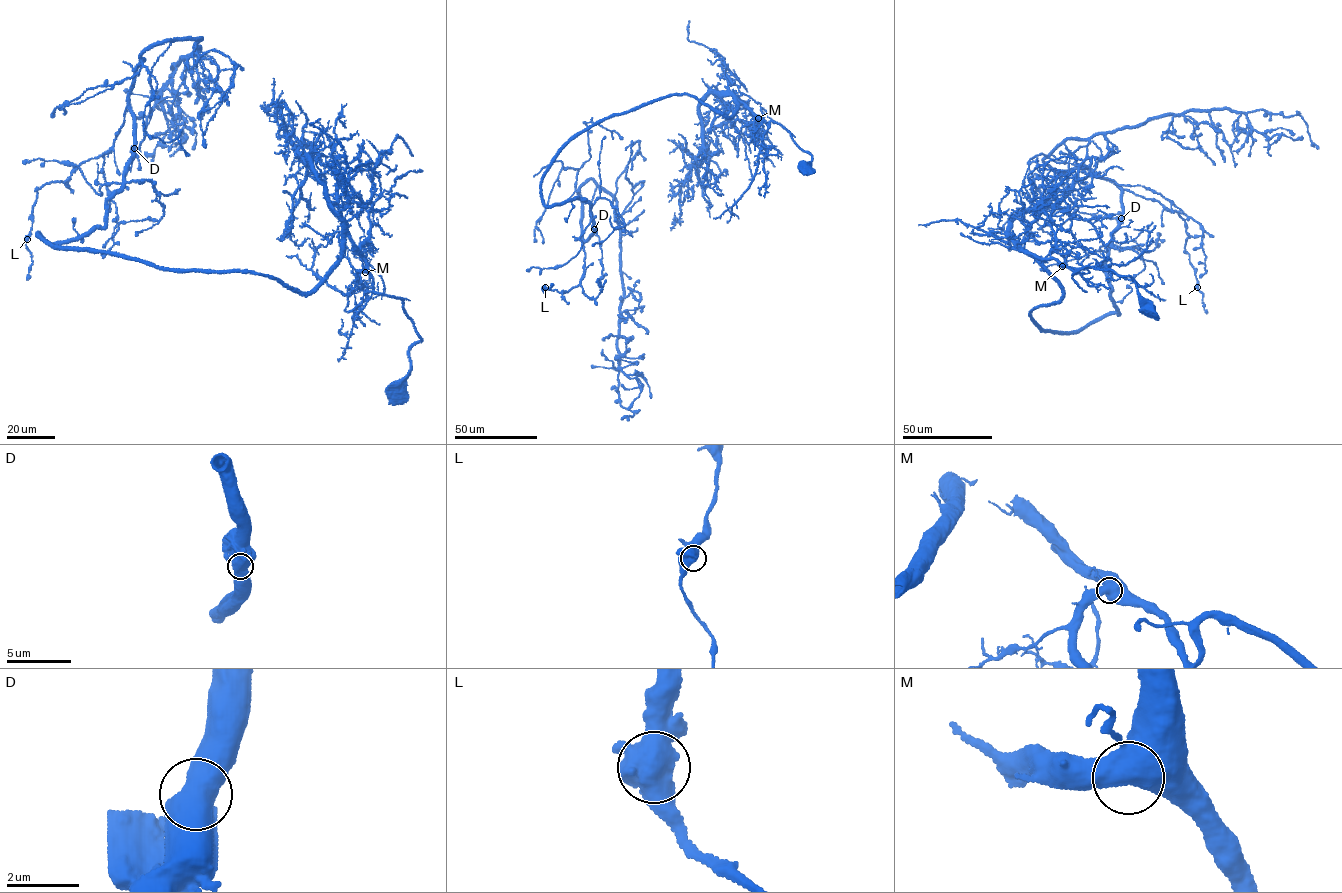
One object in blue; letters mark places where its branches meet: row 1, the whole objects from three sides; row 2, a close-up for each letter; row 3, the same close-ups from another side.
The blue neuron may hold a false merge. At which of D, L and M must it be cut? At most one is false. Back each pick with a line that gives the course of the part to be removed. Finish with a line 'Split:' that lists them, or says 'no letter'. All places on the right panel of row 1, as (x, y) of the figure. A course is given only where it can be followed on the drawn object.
Split: no letter

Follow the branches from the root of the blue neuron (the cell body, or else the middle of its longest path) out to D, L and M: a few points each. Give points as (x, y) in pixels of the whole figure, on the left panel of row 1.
D: (400, 389), (422, 339), (346, 234), (304, 292), (37, 236), (103, 226), (133, 148)
L: (400, 389), (422, 339), (346, 234), (304, 292), (37, 236), (104, 226), (128, 107), (37, 189), (27, 239)
M: (400, 389), (410, 372), (410, 349), (422, 339), (404, 309), (402, 299), (375, 294), (373, 282), (365, 272)

